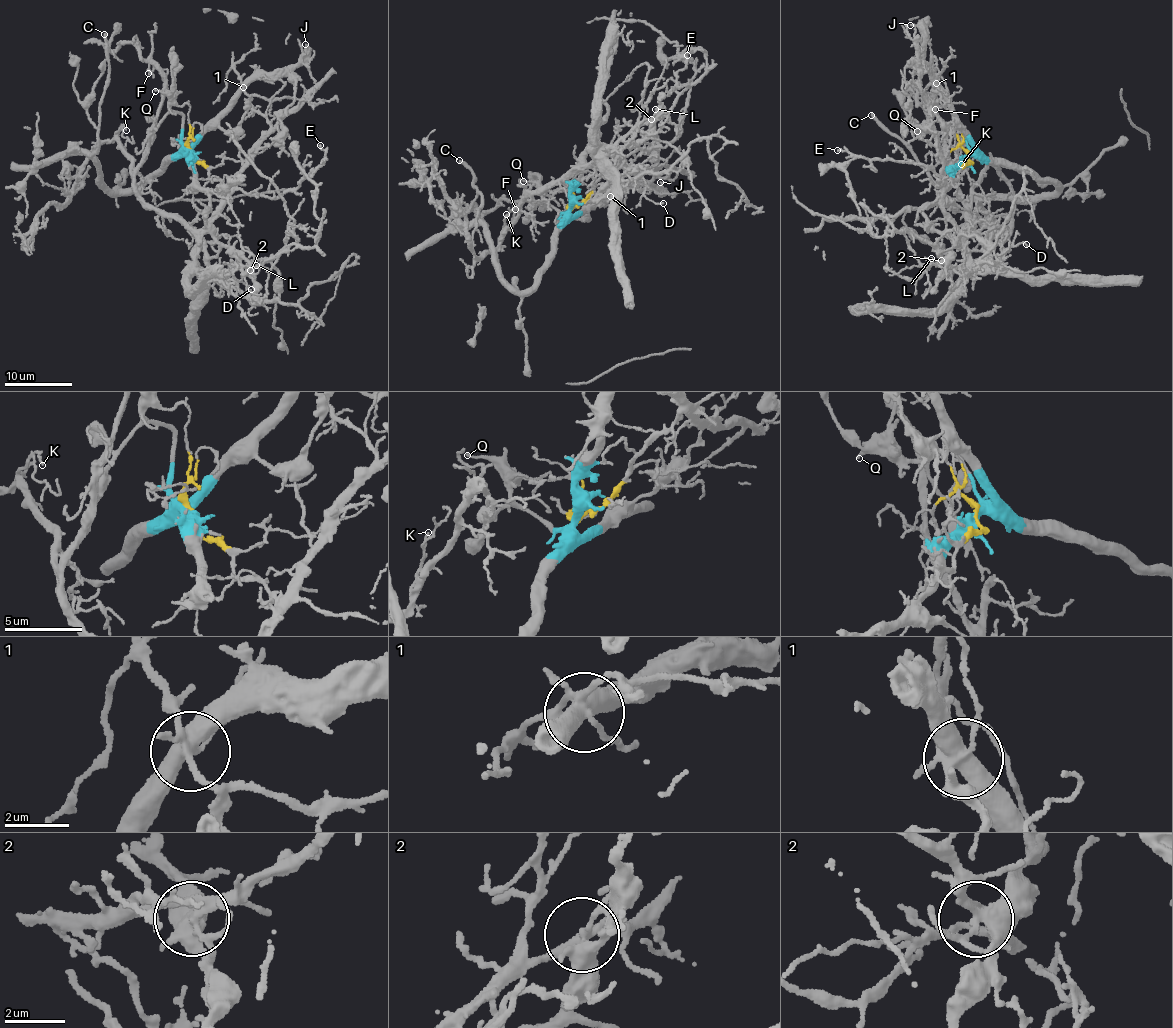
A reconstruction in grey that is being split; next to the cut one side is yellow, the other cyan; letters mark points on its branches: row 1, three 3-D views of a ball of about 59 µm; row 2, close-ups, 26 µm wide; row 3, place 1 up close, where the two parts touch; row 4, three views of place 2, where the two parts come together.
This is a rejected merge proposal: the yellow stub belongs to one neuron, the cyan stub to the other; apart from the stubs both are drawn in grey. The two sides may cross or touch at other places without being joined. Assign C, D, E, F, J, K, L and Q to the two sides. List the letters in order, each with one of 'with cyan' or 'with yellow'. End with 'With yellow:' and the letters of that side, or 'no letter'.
C: with cyan
D: with yellow
E: with yellow
F: with yellow
J: with cyan
K: with yellow
L: with yellow
Q: with cyan
With yellow: D, E, F, K, L

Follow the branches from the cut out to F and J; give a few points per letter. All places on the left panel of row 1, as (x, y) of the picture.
F: (191, 151), (227, 194), (201, 229), (156, 211), (136, 188), (163, 98), (164, 74), (151, 56), (148, 74)
J: (191, 151), (186, 148), (248, 82), (286, 72), (295, 65), (306, 43)

